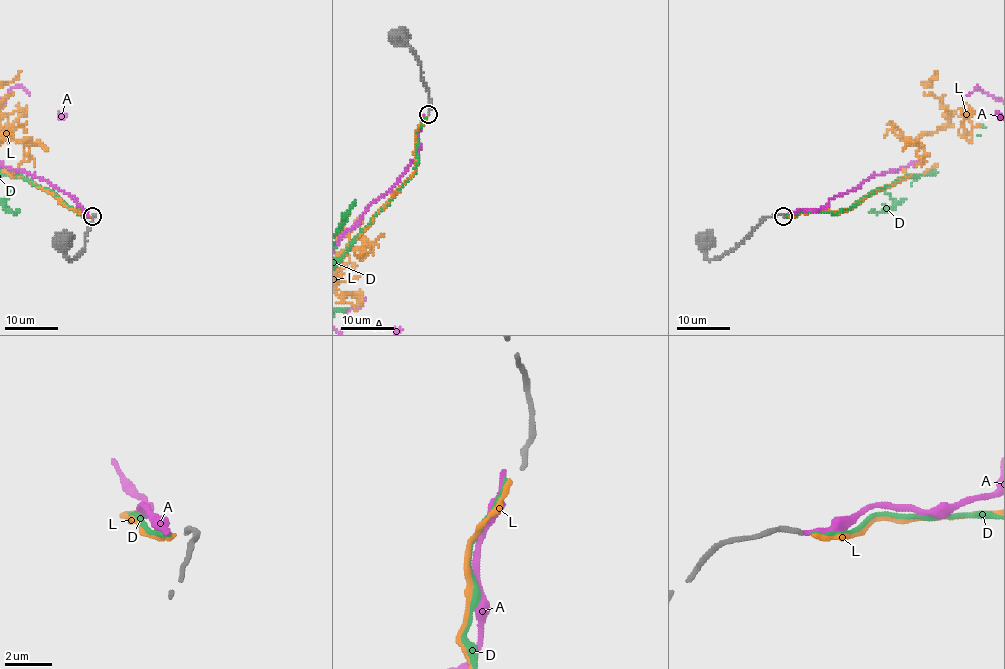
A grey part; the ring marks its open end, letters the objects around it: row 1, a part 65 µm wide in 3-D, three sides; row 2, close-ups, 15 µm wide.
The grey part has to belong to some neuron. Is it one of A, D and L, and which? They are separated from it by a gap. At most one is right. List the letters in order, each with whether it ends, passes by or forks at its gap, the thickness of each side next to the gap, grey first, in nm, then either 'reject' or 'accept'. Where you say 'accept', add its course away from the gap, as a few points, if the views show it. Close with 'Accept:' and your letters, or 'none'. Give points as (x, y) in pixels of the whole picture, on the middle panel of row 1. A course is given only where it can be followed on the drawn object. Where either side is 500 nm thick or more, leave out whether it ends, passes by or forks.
A: it ends | 240/240 nm | reject
D: it ends | 240/200 nm | reject
L: it ends | 240/190 nm | accept
Accept: L

